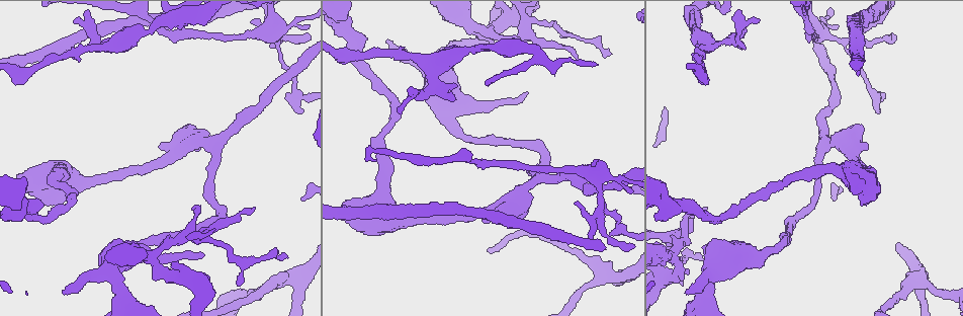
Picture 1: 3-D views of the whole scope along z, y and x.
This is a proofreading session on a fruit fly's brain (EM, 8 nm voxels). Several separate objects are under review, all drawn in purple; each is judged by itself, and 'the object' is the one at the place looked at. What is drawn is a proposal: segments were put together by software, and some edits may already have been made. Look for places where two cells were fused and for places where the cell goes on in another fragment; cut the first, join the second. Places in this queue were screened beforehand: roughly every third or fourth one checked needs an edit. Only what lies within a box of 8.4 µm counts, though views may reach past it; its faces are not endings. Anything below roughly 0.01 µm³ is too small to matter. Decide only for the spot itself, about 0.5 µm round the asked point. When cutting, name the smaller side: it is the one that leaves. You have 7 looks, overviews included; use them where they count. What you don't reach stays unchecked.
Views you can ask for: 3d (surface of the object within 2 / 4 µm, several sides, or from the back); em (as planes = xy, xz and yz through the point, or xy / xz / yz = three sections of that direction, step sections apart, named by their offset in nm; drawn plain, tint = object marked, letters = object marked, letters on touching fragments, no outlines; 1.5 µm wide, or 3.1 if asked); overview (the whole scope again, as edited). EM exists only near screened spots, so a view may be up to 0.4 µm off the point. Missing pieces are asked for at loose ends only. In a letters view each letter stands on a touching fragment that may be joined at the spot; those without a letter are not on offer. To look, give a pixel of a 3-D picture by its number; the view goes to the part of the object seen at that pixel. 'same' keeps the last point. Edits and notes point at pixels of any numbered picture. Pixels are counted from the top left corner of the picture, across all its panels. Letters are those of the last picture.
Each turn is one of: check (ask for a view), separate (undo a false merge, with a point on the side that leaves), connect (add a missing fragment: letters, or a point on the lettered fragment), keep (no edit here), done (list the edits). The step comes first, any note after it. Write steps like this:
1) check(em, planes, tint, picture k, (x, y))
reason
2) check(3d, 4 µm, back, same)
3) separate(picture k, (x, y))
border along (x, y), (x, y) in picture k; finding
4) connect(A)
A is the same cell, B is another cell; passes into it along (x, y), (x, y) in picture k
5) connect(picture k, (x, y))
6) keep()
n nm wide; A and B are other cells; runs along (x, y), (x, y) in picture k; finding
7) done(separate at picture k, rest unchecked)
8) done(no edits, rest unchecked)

check(em, xy, step 4, tint, picture 1, (475, 25))
abrupt turn

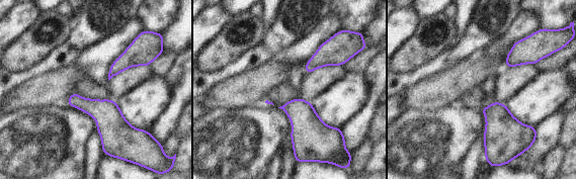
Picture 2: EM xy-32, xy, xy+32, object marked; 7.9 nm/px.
check(em, planes, letters, same)

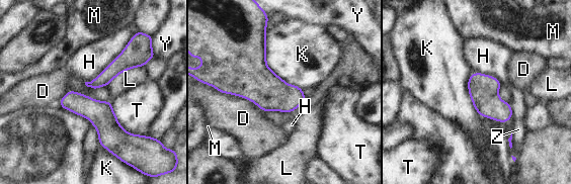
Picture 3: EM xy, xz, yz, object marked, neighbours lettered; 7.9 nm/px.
keep()
D, H, K, L, M, T, Y and Z are other cells; border along (265, 31), (265, 64), (302, 89) in picture 3; continuous, no second cell

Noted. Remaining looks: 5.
check(3d, 4 µm, picture 1, (389, 40))
an open end

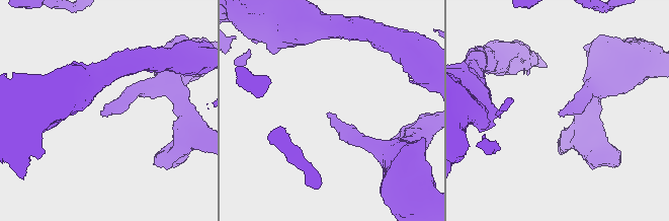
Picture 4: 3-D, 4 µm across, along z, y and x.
check(em, planes, tint, picture 4, (329, 114))
now the EM

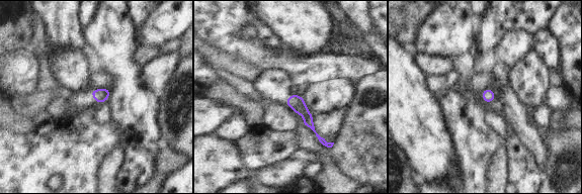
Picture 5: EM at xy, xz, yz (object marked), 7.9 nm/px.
check(em, planes, letters, same)
what lies round it

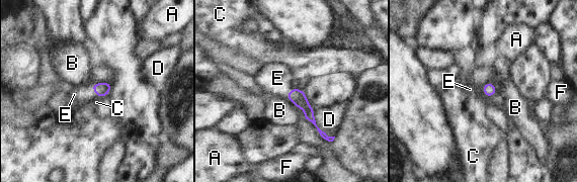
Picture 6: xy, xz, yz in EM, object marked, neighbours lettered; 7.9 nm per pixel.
connect(E)
E is the same cell, A, B, C, D and F are other cells; passes into it along (101, 89), (94, 91), (86, 93) in picture 6; it goes on there

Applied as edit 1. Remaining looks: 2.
check(overview)

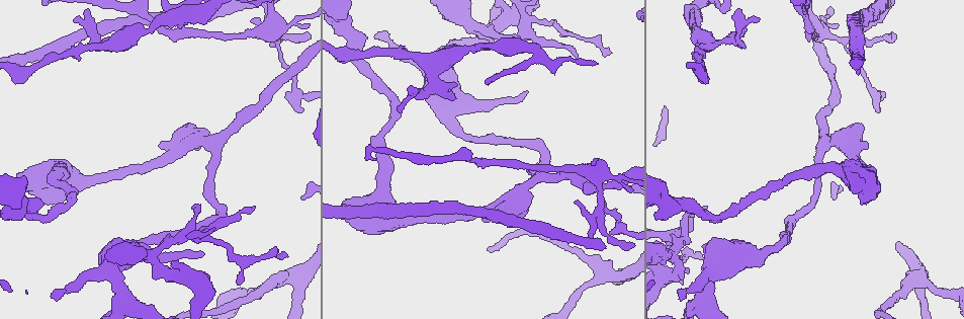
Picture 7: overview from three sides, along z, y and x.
check(em, planes, letters, picture 7, (277, 48))
thin arm on a thick one

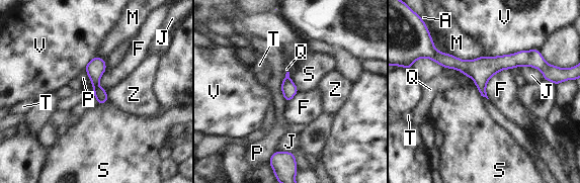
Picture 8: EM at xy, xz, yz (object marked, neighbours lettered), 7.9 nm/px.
keep()
100 nm wide; M touches over 400 nm; A, F, J, M, P, Q, S, T, V and Z are other cells; one cell here

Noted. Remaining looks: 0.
done(connect at picture 6, rest unchecked)

